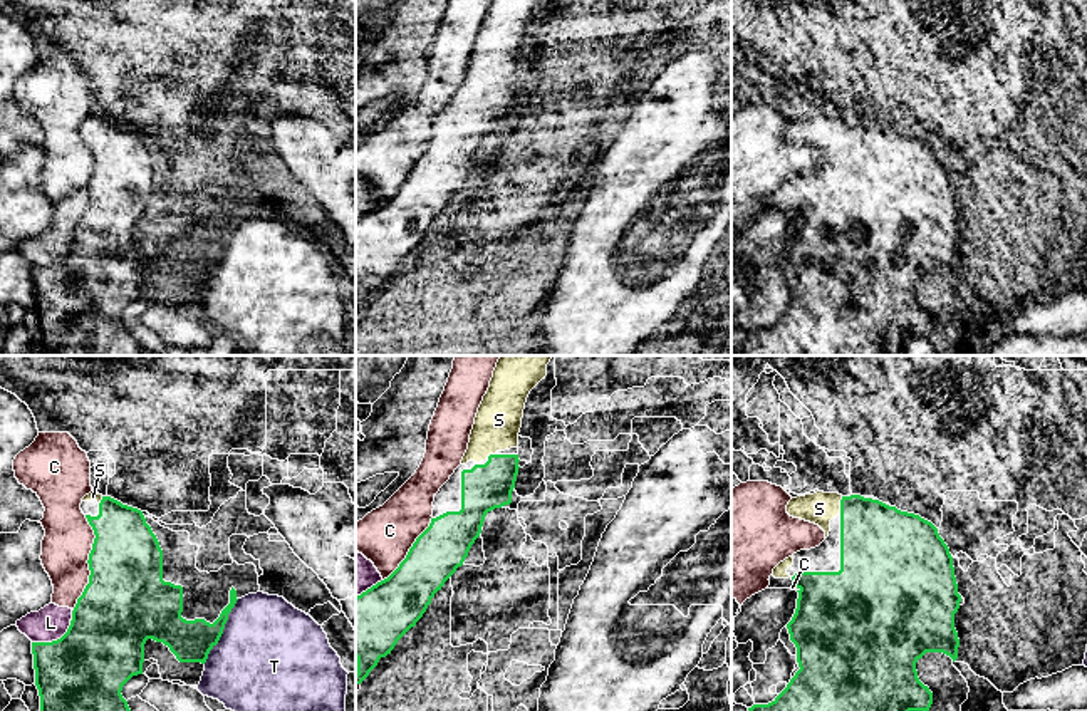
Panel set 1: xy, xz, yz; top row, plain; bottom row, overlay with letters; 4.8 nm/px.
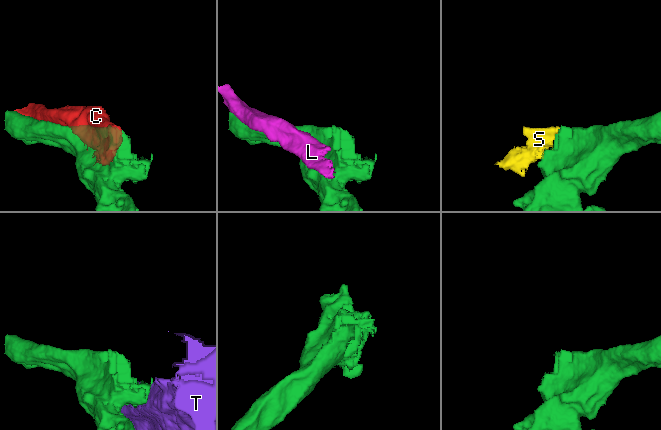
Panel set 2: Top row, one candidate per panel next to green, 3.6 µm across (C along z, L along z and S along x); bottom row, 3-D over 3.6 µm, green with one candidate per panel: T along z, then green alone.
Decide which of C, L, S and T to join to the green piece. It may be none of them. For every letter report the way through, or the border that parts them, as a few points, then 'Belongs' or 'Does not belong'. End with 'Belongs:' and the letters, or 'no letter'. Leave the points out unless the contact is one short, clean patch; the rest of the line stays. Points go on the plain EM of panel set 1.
C: Does not belong
L: Does not belong
S: Belongs
T: Does not belong
Belongs: S

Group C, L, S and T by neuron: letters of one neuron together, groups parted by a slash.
C / L / S / T

